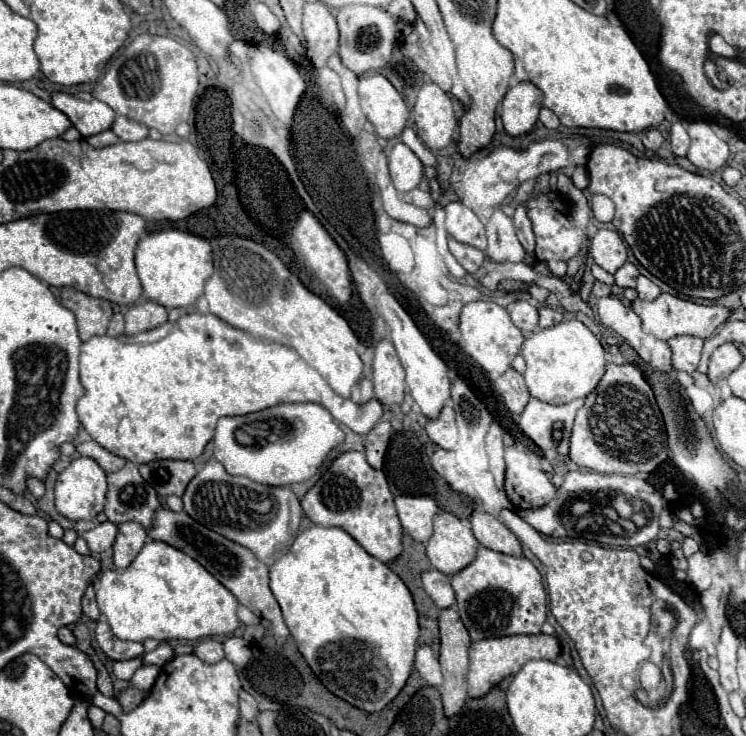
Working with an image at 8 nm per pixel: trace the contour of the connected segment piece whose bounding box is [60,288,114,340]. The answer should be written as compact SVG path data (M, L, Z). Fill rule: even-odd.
M62 288L60 302L74 312L82 340L90 340L96 334L106 334L108 322L114 314L108 300L88 296L76 288Z

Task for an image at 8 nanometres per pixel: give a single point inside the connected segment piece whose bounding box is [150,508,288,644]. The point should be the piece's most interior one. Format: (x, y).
(236, 567)

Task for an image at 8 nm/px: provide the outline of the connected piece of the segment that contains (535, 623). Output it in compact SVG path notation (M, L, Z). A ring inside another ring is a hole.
M478 548L476 558L452 576L456 592L456 610L470 632L472 640L512 636L512 634L540 634L546 622L546 592L536 566L526 558Z

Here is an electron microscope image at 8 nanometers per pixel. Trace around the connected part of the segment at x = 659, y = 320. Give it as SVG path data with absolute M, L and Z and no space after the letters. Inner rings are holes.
M660 294L656 300L652 302L646 302L646 300L640 300L636 298L632 302L632 308L634 312L642 318L642 328L644 332L660 338L660 340L670 340L674 336L680 336L680 334L690 334L690 336L698 336L698 338L710 338L714 334L714 330L724 324L730 316L730 308L728 306L706 306L706 304L696 304L696 302L690 302L690 300L682 300L682 298L676 298L672 294Z

